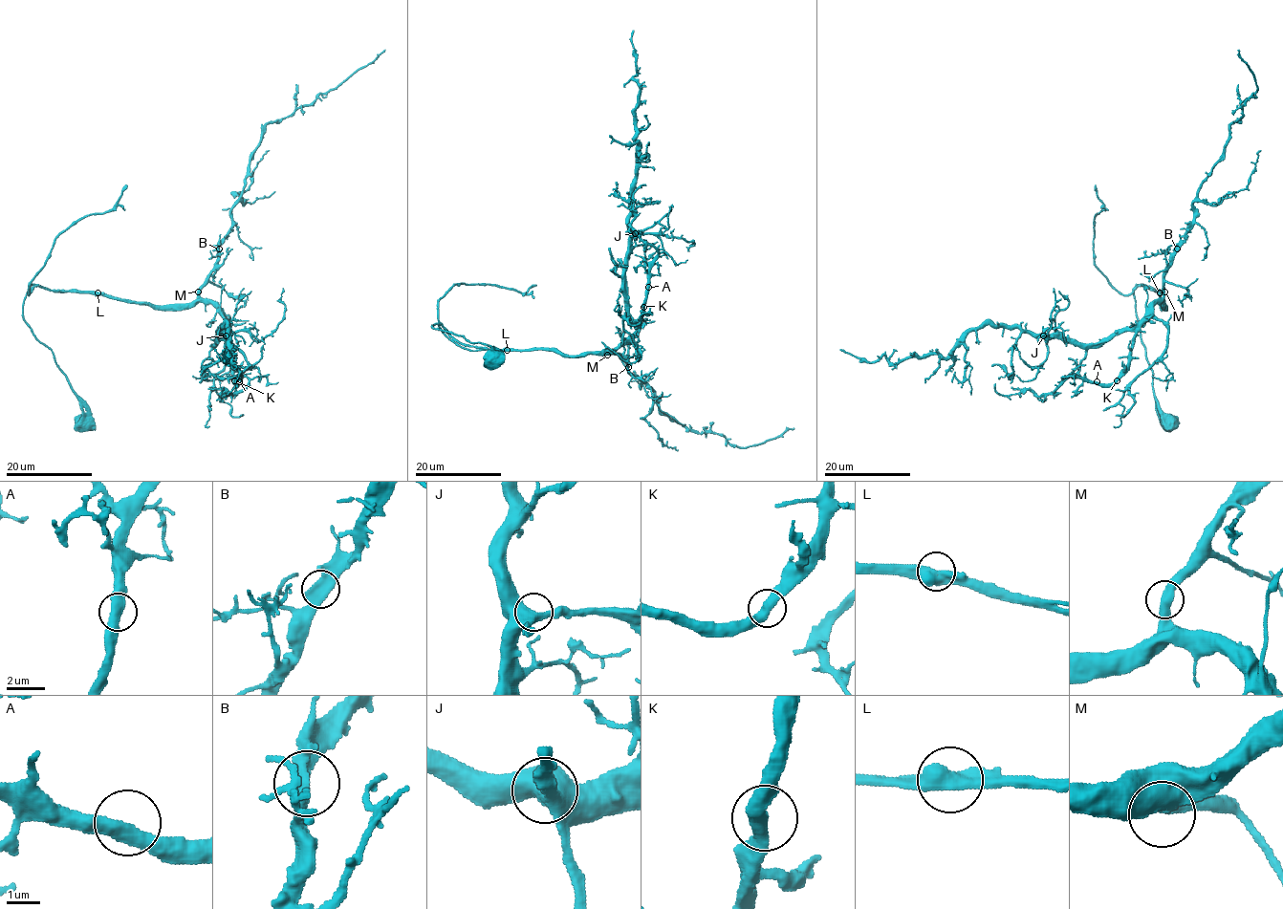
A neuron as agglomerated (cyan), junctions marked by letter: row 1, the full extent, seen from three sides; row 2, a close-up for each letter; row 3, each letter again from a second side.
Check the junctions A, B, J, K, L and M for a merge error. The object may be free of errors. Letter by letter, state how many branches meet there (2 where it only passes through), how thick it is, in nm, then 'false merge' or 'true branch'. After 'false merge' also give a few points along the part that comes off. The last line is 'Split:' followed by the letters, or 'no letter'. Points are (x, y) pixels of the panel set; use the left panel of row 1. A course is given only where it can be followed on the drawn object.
A: 2 branches meet; 480 nm thick; true branch
B: 2 branches meet; 480 nm thick; true branch
J: 2 branches meet; 550 nm thick; true branch
K: 2 branches meet; 480 nm thick; true branch
L: 2 branches meet; 550 nm thick; true branch
M: 2 branches meet; 480 nm thick; true branch
Split: no letter

